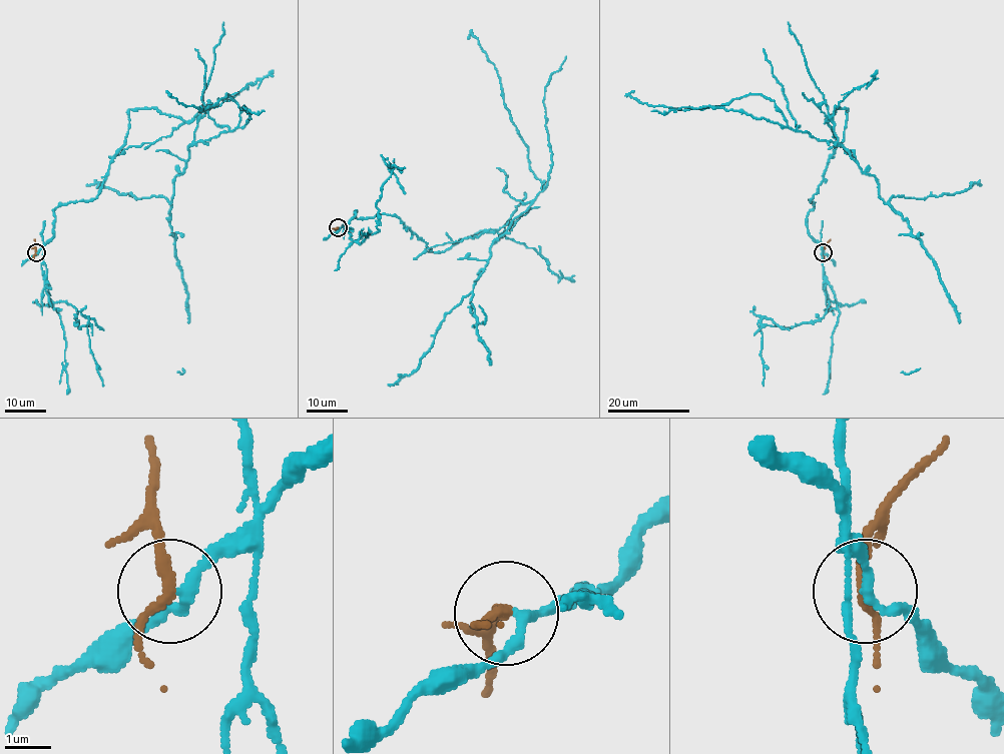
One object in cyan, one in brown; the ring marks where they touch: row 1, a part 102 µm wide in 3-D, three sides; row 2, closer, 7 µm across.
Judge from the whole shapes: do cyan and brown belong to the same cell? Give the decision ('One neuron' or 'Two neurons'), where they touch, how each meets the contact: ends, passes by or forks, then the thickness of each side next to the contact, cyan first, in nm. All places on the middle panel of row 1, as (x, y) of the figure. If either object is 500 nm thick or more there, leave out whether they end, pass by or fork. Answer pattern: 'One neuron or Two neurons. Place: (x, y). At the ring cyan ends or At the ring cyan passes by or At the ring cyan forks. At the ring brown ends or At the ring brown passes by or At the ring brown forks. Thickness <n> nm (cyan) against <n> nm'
Two neurons. Place: (338, 227). At the ring cyan passes by. At the ring brown passes by. Thickness 200 nm (cyan) against 220 nm

